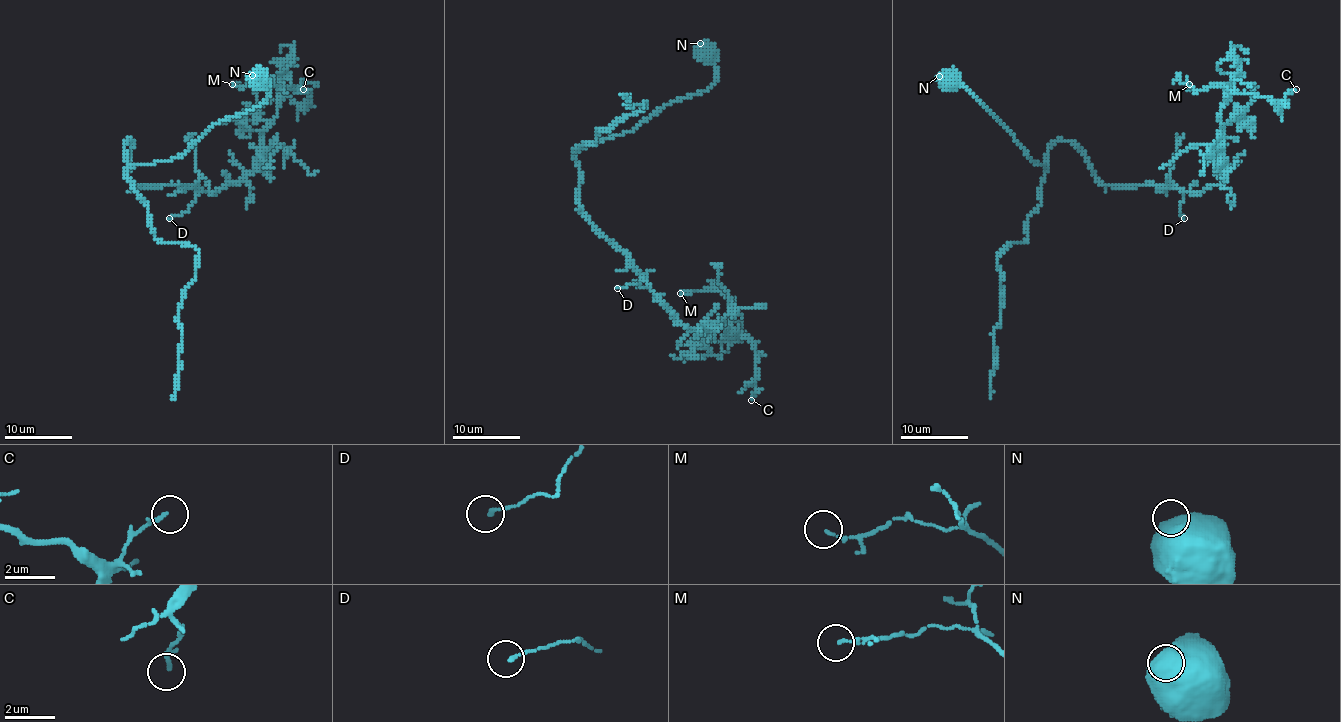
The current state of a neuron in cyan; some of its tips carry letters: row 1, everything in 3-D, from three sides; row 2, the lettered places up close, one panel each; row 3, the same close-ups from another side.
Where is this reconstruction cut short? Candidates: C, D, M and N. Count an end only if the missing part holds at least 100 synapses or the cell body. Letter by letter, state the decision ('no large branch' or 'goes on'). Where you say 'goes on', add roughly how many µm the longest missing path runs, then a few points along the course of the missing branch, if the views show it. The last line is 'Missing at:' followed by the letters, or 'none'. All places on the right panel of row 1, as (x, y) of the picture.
C: no large branch
D: no large branch
M: no large branch
N: no large branch
Missing at: none

